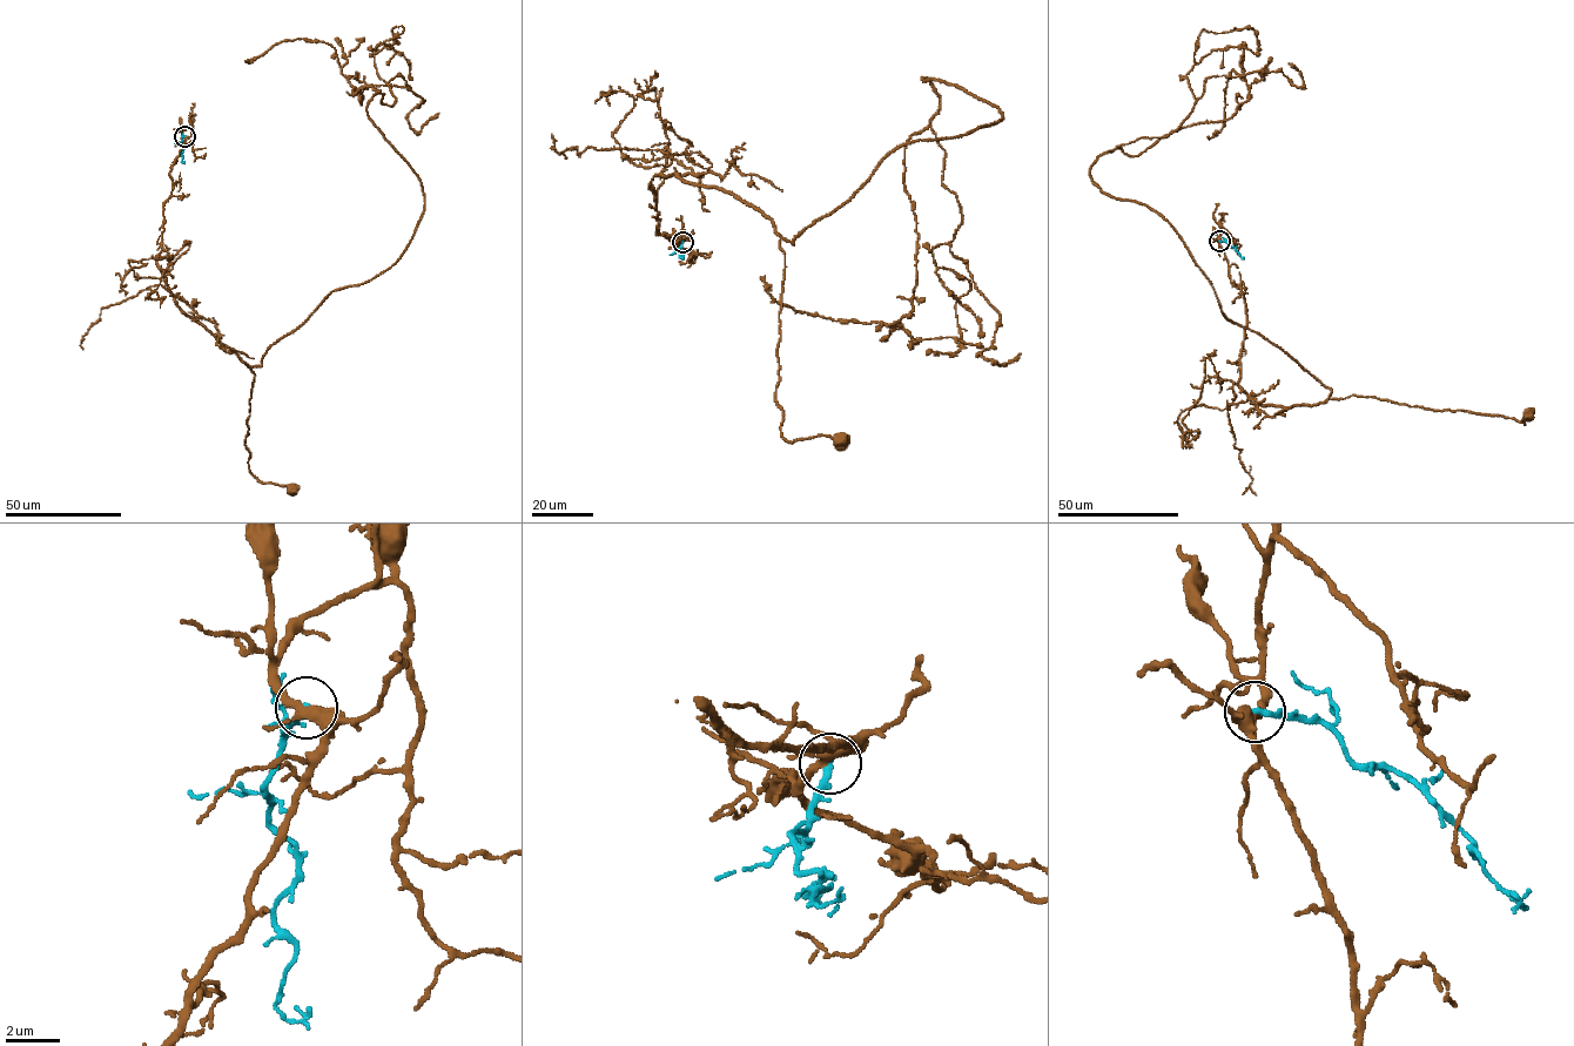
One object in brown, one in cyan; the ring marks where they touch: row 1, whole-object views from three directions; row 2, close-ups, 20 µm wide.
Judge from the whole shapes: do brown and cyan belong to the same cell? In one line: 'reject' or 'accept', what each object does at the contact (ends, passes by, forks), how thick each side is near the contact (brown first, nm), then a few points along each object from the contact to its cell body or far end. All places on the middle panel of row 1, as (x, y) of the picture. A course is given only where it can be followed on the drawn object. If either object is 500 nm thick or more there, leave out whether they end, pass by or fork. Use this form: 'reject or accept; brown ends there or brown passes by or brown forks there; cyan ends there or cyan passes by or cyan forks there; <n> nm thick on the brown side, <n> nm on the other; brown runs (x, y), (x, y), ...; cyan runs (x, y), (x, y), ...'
reject; brown forks there; cyan ends there; 320 nm thick on the brown side, 240 nm on the other; brown runs (683, 242), (657, 231), (656, 174), (727, 191), (773, 223), (785, 264), (781, 436), (841, 441); cyan runs (683, 242), (678, 254), (684, 256)

